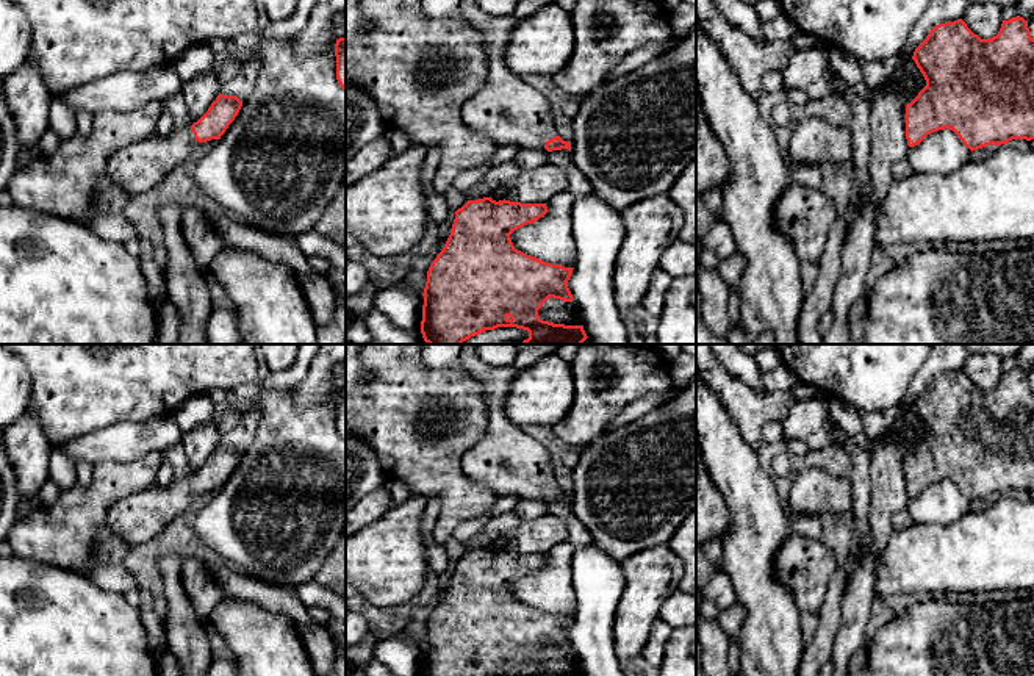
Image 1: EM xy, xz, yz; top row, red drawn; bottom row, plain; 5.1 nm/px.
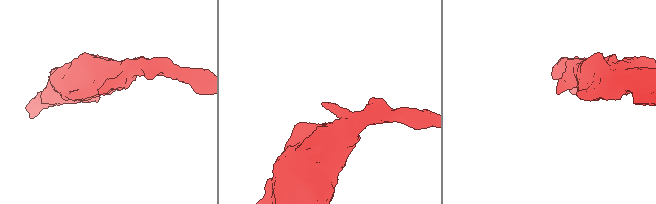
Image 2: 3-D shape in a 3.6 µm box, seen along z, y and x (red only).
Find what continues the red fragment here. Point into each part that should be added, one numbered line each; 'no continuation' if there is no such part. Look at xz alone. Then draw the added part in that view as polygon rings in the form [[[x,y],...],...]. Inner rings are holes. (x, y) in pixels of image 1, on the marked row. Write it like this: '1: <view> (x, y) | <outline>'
1: xz (509, 111) | [[[477,0],[460,2],[458,11],[480,31],[488,55],[486,81],[482,89],[463,105],[461,120],[468,128],[486,136],[497,149],[504,146],[544,149],[549,139],[558,136],[552,122],[549,100],[540,91],[529,86],[521,75],[515,74],[505,59],[512,30],[552,3],[555,3],[555,0],[516,0],[516,6],[510,14],[493,16],[485,13]]]

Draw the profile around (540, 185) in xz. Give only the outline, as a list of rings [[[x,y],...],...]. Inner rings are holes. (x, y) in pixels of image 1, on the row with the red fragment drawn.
[[[554,164],[522,171],[515,183],[516,200],[521,203],[548,203],[568,189],[568,177]]]

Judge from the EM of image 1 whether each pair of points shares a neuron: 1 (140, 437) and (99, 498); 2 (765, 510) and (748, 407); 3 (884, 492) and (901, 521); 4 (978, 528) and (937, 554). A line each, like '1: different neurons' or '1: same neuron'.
1: different neurons
2: different neurons
3: different neurons
4: same neuron

